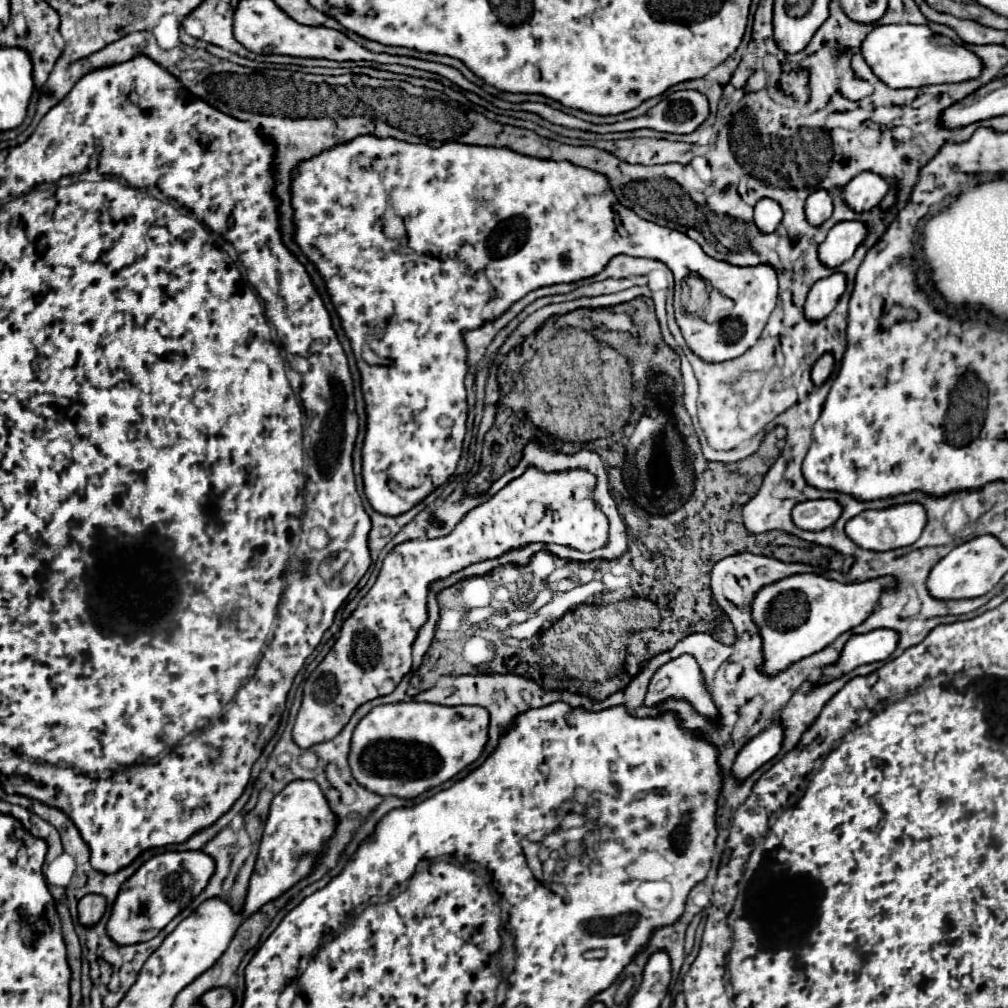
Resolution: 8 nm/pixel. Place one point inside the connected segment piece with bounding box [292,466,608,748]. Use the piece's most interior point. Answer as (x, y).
(374, 652)

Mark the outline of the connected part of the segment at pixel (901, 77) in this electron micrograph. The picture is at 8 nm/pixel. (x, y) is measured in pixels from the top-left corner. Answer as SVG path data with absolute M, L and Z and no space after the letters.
M884 24L876 26L860 46L862 58L872 72L890 88L920 88L928 84L964 82L980 76L982 62L964 46L950 42L950 38L934 34L928 26L914 24Z

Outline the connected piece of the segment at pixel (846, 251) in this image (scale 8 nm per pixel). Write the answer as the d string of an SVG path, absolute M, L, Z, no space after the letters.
M838 222L818 246L818 258L826 268L838 268L854 256L854 250L864 238L866 226L862 222Z

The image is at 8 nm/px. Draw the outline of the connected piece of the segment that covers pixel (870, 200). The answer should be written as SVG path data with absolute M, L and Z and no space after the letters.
M862 172L844 186L844 198L854 212L868 212L882 202L888 190L890 186L878 174Z

